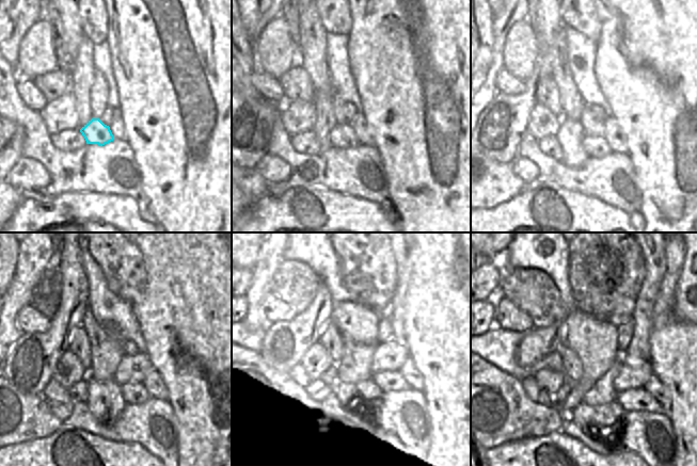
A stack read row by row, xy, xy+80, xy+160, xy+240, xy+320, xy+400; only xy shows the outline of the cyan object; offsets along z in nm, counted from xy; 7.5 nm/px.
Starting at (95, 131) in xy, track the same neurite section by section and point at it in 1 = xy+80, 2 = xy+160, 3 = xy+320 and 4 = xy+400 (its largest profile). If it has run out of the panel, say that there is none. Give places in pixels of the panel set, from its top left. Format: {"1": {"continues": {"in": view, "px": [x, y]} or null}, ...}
{"1": {"continues": {"in": "xy+80", "px": [343, 135]}}, "2": {"continues": {"in": "xy+160", "px": [597, 147]}}, "3": {"continues": {"in": "xy+320", "px": [368, 389]}}, "4": {"continues": {"in": "xy+400", "px": [638, 399]}}}

